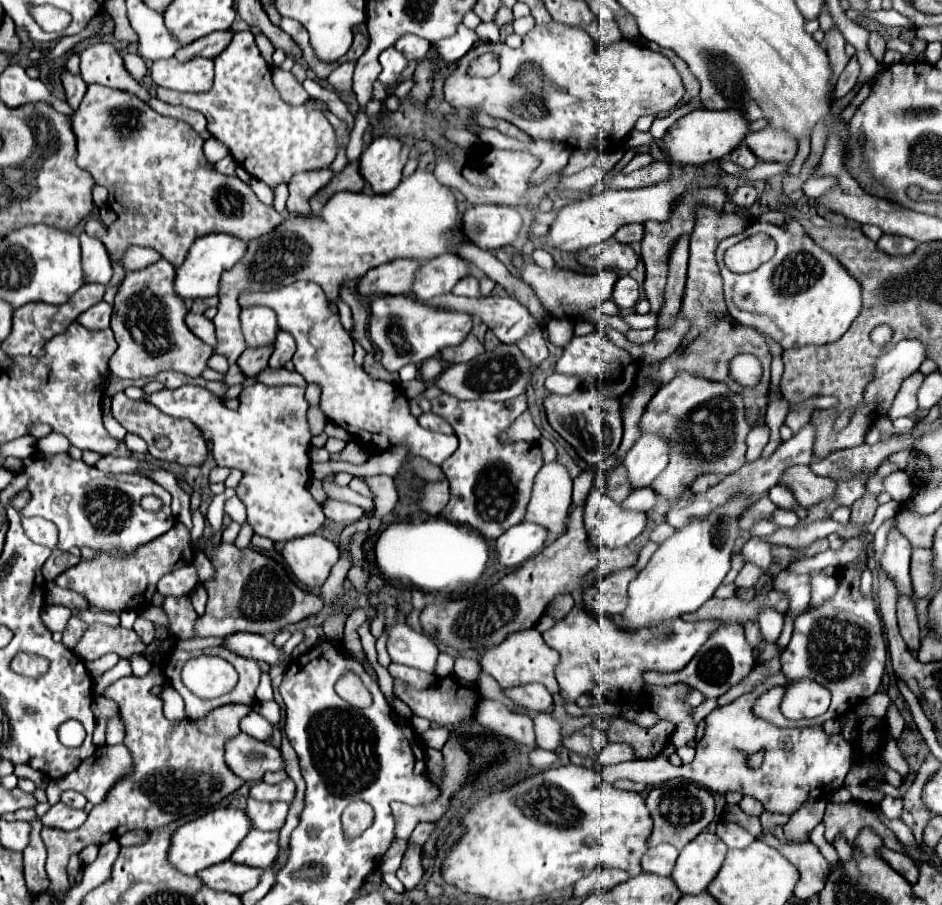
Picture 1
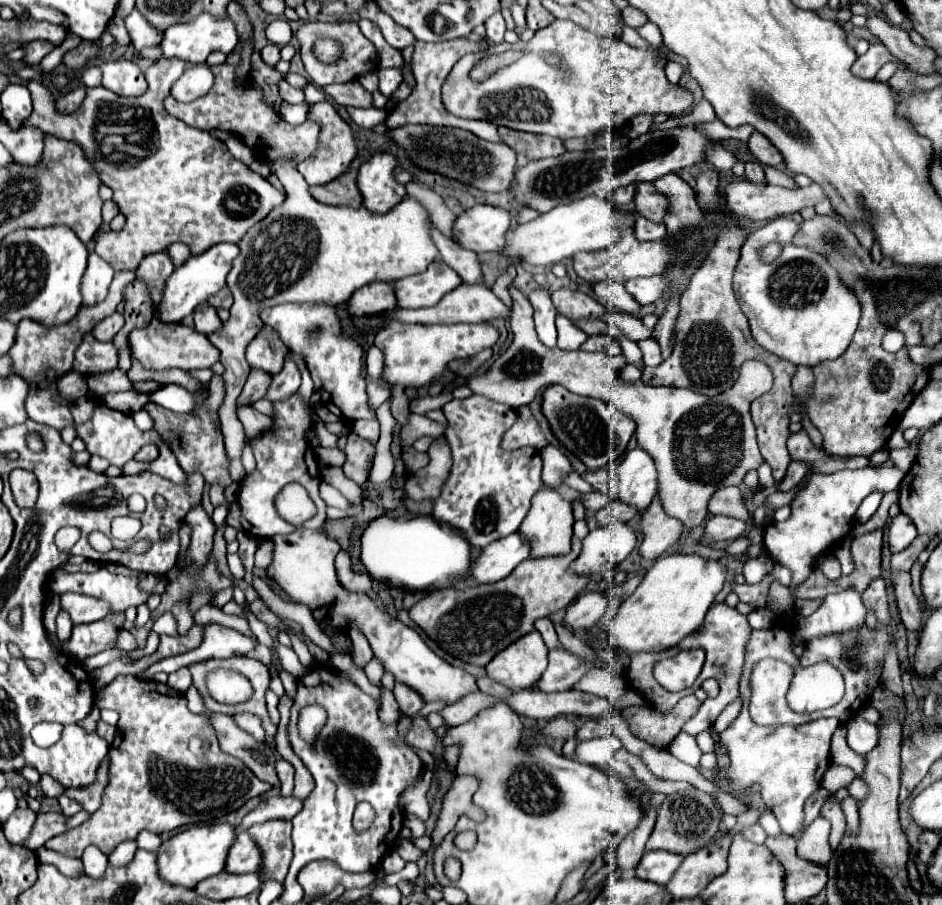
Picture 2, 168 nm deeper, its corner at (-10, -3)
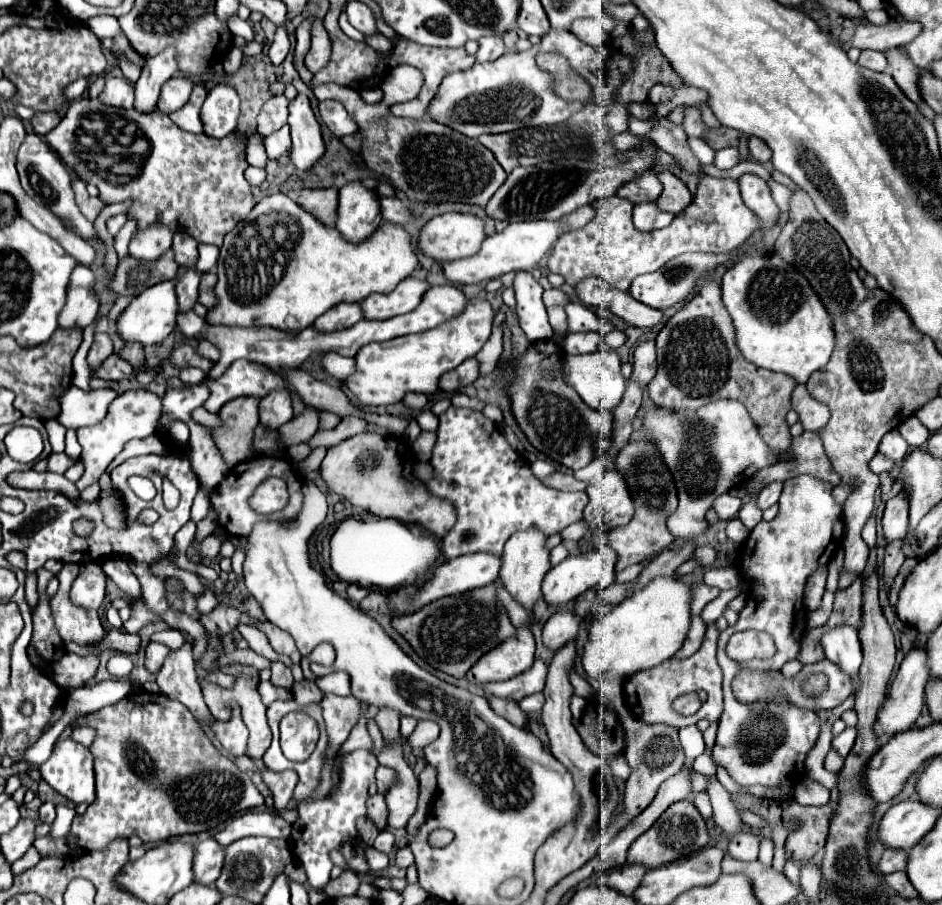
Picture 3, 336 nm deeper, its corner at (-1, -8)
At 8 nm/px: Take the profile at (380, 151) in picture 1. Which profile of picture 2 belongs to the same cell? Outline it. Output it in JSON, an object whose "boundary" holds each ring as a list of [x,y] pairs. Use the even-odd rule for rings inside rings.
{"boundary":[[[376,153],[360,167],[358,181],[364,193],[364,207],[384,213],[406,197],[406,185],[398,183],[394,177],[396,165],[398,159],[394,155]]]}

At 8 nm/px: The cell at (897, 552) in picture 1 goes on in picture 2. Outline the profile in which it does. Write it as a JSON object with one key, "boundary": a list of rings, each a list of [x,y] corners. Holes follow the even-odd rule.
{"boundary":[[[900,513],[896,519],[892,519],[890,531],[888,531],[888,545],[892,553],[900,553],[906,547],[910,547],[916,537],[918,537],[918,531],[912,525],[912,521],[908,521],[908,517]]]}

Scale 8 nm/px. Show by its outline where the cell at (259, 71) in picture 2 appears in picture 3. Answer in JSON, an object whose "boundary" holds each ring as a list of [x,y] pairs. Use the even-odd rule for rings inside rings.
{"boundary":[[[235,14],[227,18],[227,26],[231,28],[233,34],[237,34],[237,36],[241,36],[241,38],[245,38],[245,40],[253,40],[253,30],[251,30],[251,26],[249,26],[245,20],[237,18]]]}

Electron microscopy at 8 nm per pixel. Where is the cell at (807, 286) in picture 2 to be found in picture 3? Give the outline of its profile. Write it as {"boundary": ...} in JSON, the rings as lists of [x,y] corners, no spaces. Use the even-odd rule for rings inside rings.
{"boundary":[[[745,254],[723,276],[723,306],[735,326],[735,342],[743,358],[755,366],[783,372],[805,384],[811,372],[823,368],[833,352],[831,318],[809,282],[779,260],[777,254]]]}

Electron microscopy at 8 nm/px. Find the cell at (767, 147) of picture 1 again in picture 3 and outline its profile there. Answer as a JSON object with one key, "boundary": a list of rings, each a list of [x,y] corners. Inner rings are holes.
{"boundary":[[[749,138],[749,152],[751,152],[751,158],[757,162],[771,160],[771,148],[761,138]]]}

